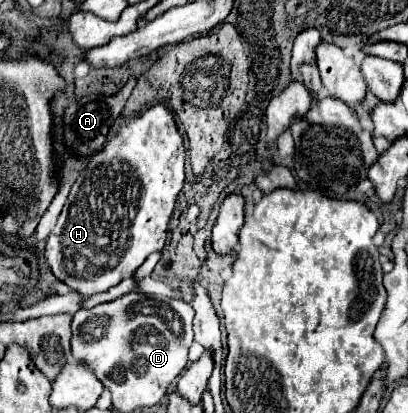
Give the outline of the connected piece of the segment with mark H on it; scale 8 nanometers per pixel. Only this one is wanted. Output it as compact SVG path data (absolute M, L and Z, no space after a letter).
M153 105L145 113L125 121L117 135L109 139L105 149L89 157L87 169L73 183L61 217L47 237L45 257L57 279L69 285L73 291L95 295L131 277L151 253L161 251L175 199L185 183L183 163L183 139L173 121L173 113L165 105Z

